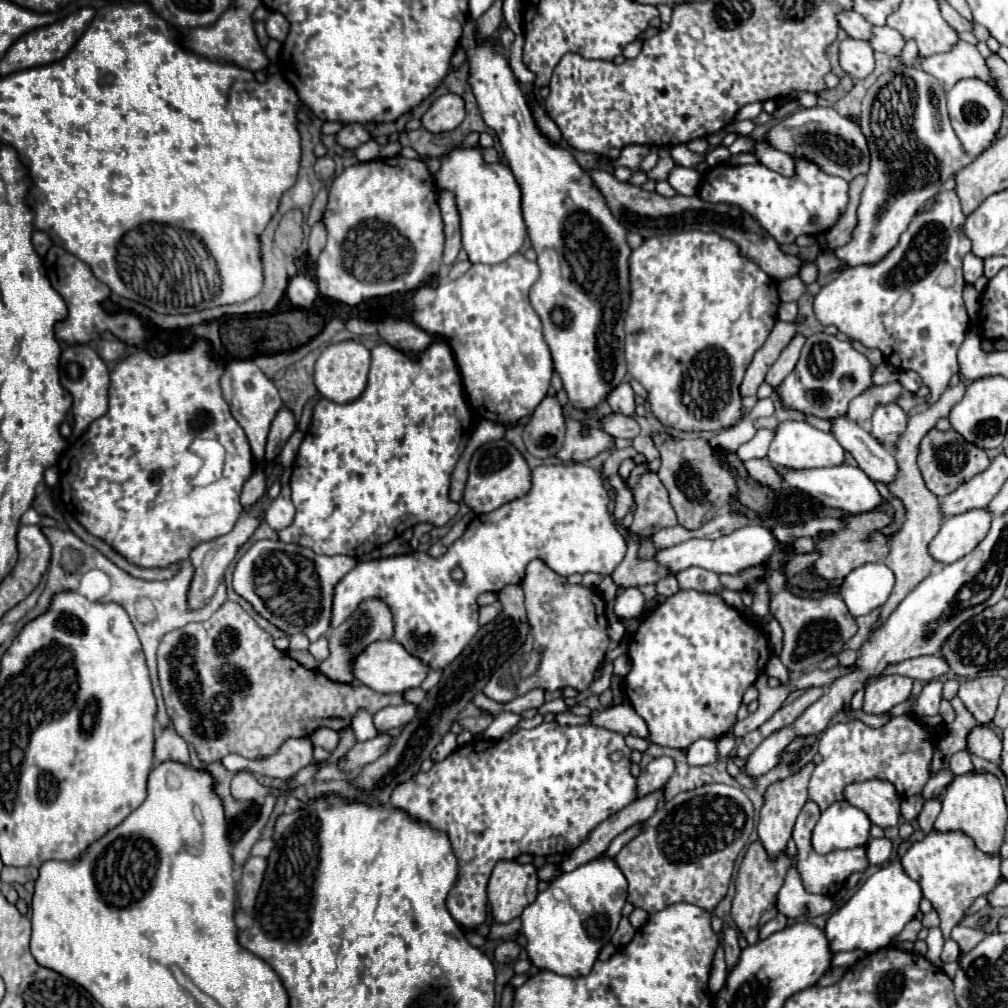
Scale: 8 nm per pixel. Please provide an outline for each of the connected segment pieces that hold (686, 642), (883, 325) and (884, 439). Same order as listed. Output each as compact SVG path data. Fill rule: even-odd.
M679 591L661 603L637 629L631 645L629 659L631 671L625 677L625 693L633 709L647 721L651 741L661 747L687 749L697 739L719 739L727 735L737 723L737 711L743 703L745 691L765 671L771 657L767 635L751 627L731 605L719 595L701 591Z
M953 177L935 195L931 211L917 213L901 235L899 245L875 265L849 267L815 297L815 315L827 327L835 325L851 341L879 349L887 363L911 369L929 387L929 401L937 401L949 379L959 373L959 345L963 345L969 317L963 303L962 261L971 251L971 241L961 233L965 215L953 191ZM909 293L909 305L905 303Z
M889 403L889 405L879 405L875 409L871 419L871 435L879 439L885 447L895 449L905 427L907 427L907 415L899 405Z

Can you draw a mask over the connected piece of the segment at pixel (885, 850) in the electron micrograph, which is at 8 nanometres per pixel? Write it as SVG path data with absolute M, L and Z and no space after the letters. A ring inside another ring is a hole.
M887 837L873 839L867 845L867 857L869 857L871 865L881 865L881 863L889 861L891 853L893 853L893 845L891 845L891 841Z

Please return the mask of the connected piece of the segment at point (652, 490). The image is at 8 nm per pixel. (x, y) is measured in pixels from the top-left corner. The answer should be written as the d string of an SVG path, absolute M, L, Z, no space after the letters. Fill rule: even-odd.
M639 463L631 471L631 493L637 505L631 525L633 533L641 537L651 537L659 529L677 525L667 489L659 481L657 473L647 469L647 463Z

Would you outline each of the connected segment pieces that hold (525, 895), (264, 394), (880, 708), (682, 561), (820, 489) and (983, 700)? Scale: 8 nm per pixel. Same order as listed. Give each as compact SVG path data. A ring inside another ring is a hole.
M499 861L491 873L487 895L497 923L507 923L523 913L531 901L537 897L537 869L527 863Z
M231 361L225 367L225 373L221 377L221 389L223 389L223 395L225 395L227 403L229 403L229 407L231 407L233 417L243 427L243 431L245 431L245 435L249 439L253 459L257 463L261 463L271 421L275 419L275 415L279 413L279 409L283 405L281 397L277 393L277 387L273 385L273 381L269 377L263 375L263 371L253 361Z
M883 675L865 687L863 713L881 715L911 697L913 679L903 675Z
M747 525L739 531L733 531L731 535L719 537L715 541L709 539L689 539L681 545L675 545L671 549L663 549L655 553L655 559L669 567L673 573L683 571L687 567L701 567L701 569L709 569L713 573L739 573L751 565L759 565L759 563L767 563L769 555L775 547L775 537L771 535L771 531L767 531L761 525Z
M839 465L839 467L827 467L827 469L805 469L805 471L789 471L789 469L779 469L779 473L785 477L785 481L793 487L799 487L801 491L809 493L811 497L819 499L827 507L841 509L849 515L859 515L859 513L869 513L875 511L883 505L883 497L875 487L875 481L863 473L859 467L849 467L849 465Z
M999 675L991 677L975 677L967 679L959 687L959 699L967 707L967 711L979 721L979 723L991 723L997 711L997 701L1003 693L1003 687L1007 685L1007 679Z

